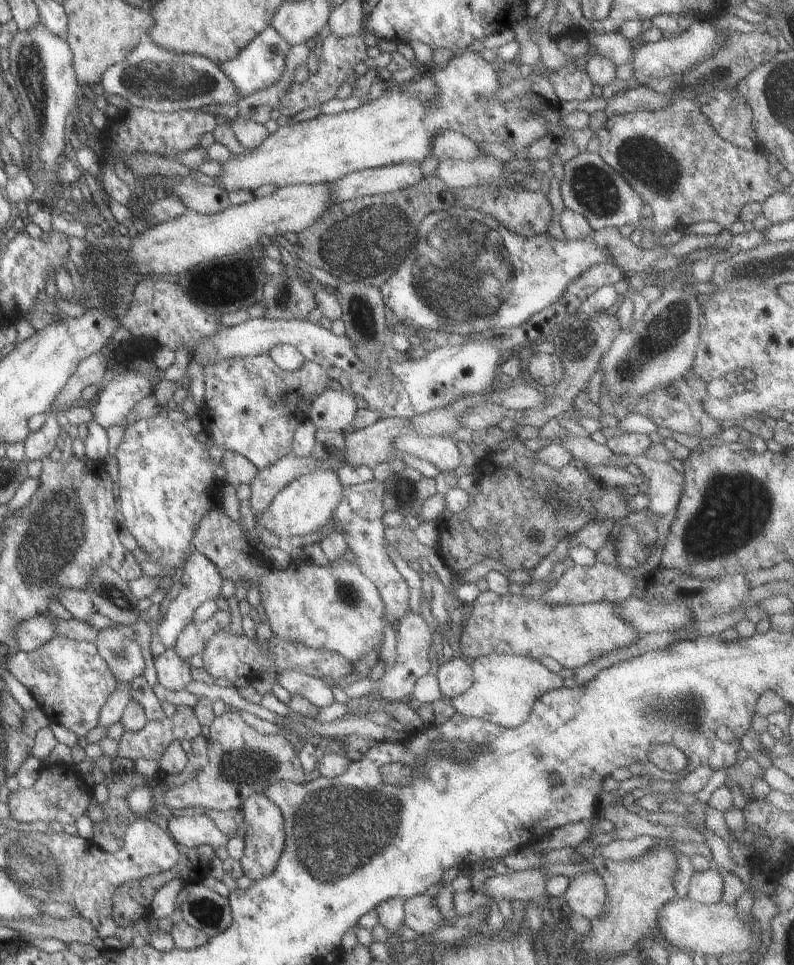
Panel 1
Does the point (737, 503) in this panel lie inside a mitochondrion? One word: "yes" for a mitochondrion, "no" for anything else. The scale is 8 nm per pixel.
yes

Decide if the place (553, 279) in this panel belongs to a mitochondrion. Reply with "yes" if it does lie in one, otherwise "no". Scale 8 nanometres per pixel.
no

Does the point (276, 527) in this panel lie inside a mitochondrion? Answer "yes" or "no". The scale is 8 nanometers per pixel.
no

